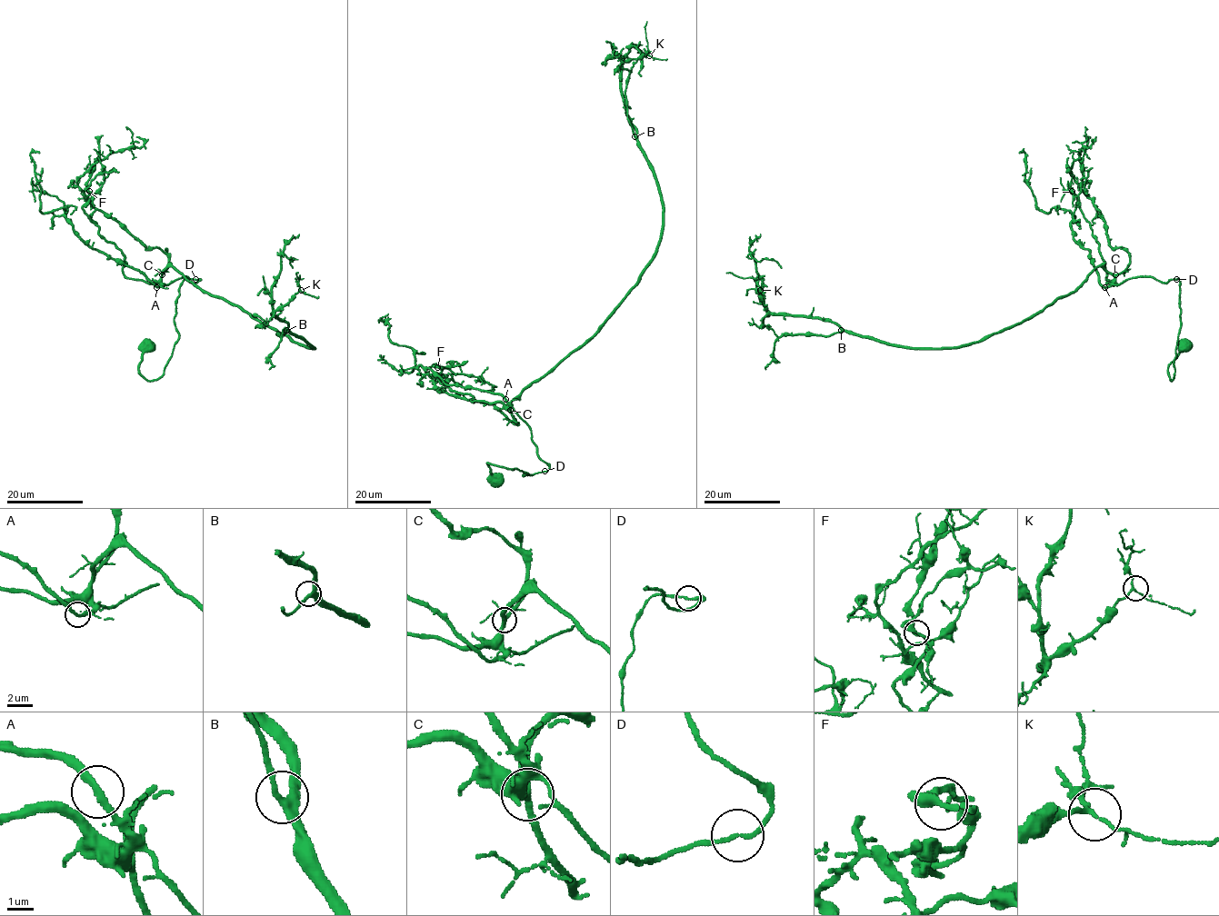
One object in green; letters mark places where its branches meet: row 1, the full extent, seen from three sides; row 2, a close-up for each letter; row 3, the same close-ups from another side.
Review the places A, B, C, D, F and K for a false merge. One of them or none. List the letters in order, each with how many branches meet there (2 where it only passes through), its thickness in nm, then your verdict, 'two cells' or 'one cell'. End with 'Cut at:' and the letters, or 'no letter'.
A: branches 2; calibre 280 nm; one cell
B: branches 3; calibre 320 nm; one cell
C: branches 3; calibre 320 nm; one cell
D: branches 2; calibre 160 nm; one cell
F: branches 2; calibre 320 nm; one cell
K: branches 3; calibre 150 nm; one cell
Cut at: no letter

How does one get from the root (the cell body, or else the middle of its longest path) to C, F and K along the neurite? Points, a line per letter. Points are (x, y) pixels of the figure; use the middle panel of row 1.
C: (495, 479), (486, 463), (527, 472), (523, 475), (549, 467), (537, 453), (530, 427), (510, 410)
F: (495, 479), (486, 463), (523, 475), (549, 466), (513, 408), (472, 402), (434, 377), (437, 367)
K: (495, 479), (486, 463), (548, 469), (510, 403), (657, 247), (660, 186), (621, 87), (622, 64), (649, 55)

